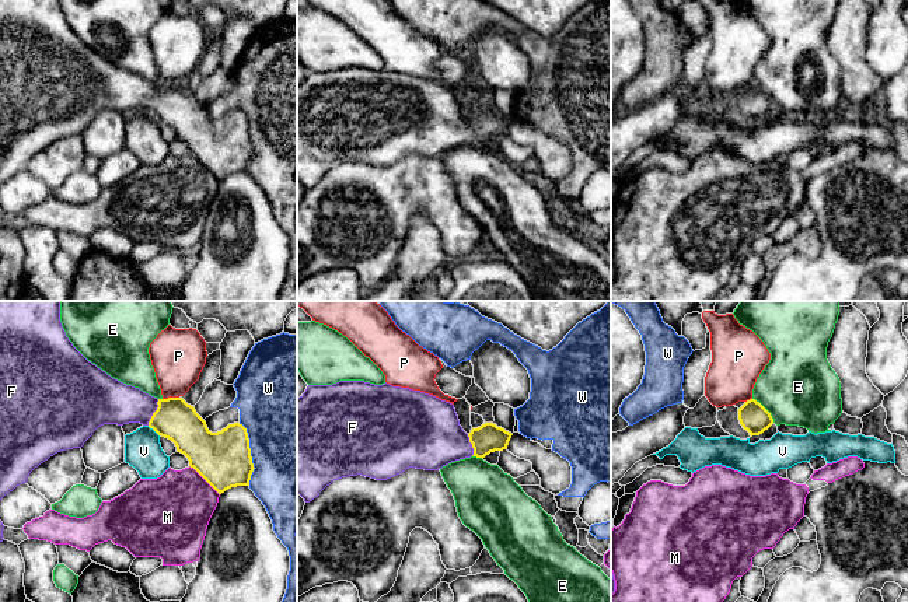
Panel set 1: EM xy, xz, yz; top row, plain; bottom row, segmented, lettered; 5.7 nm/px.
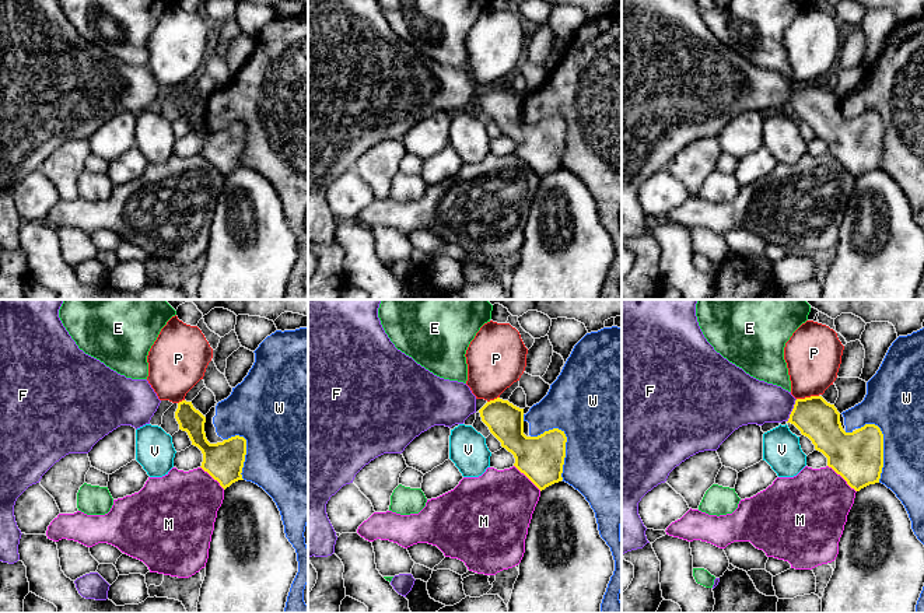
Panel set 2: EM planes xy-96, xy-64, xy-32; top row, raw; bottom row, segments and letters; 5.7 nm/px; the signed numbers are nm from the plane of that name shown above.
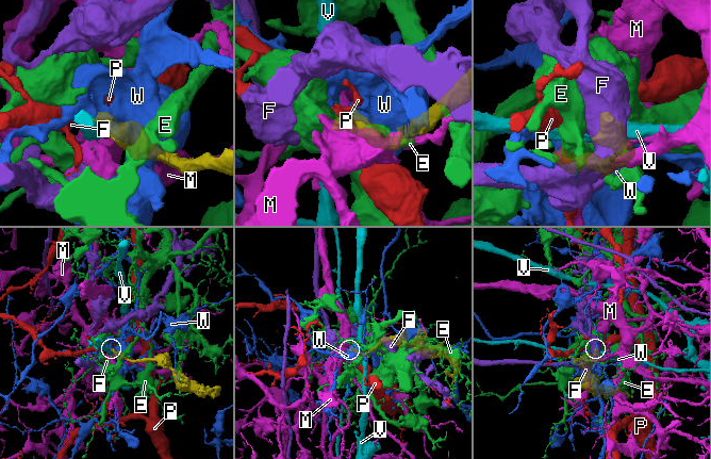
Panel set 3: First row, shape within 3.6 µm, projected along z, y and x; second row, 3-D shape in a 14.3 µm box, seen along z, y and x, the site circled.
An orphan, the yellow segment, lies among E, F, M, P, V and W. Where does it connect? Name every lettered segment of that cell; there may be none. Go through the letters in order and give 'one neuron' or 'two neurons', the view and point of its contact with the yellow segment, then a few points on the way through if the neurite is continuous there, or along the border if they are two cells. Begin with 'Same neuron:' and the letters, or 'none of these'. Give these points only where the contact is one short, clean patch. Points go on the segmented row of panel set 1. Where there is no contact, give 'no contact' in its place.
Same neuron: F
E: two neurons | yz (765, 409)
F: one neuron | xy (154, 412) | across xy (174, 419), (154, 412), (112, 402)
M: two neurons | xy (205, 479) | along xy (189, 465), (219, 494)
P: two neurons | xy (170, 398) | along xy (178, 396), (163, 399)
V: two neurons | xy (153, 429) | along xy (147, 426), (159, 436)
W: two neurons | xy (250, 454)

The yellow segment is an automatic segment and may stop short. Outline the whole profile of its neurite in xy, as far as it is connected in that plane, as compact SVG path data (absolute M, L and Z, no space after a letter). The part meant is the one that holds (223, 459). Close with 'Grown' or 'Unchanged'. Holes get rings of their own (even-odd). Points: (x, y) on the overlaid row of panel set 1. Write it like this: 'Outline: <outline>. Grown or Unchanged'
Outline: M0 301L0 500L29 473L60 451L81 448L104 424L140 423L171 440L193 468L219 494L237 486L249 486L254 463L247 428L228 424L212 433L195 407L182 398L157 399L126 385L88 361L69 340L60 322L60 301Z. Grown

